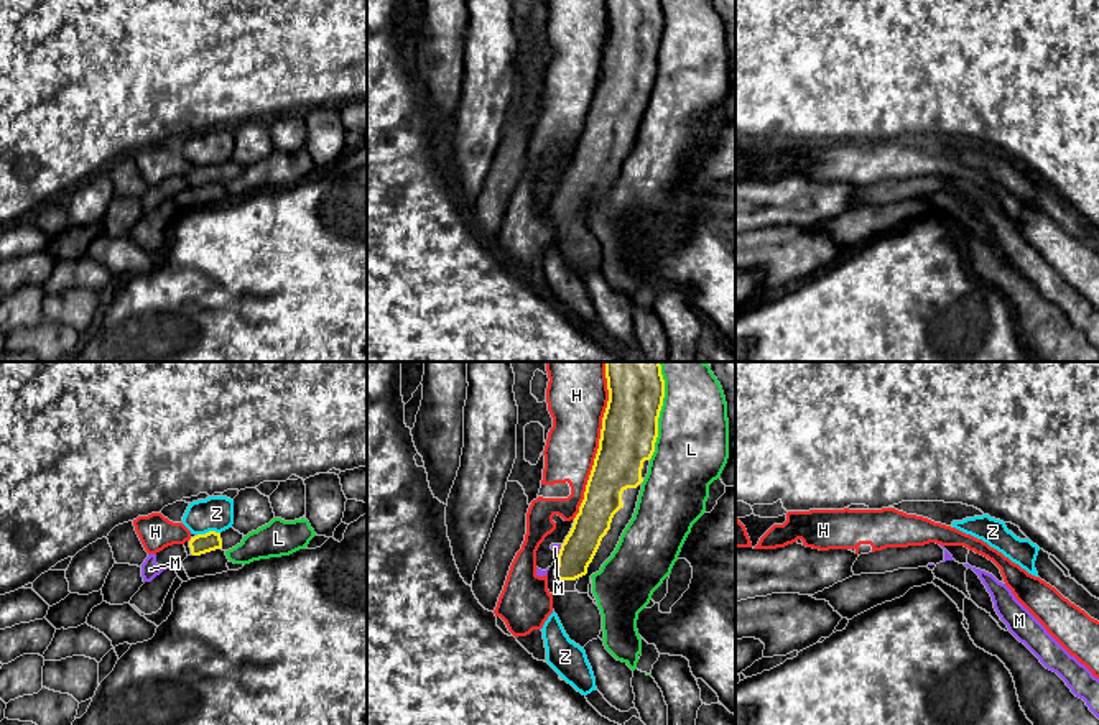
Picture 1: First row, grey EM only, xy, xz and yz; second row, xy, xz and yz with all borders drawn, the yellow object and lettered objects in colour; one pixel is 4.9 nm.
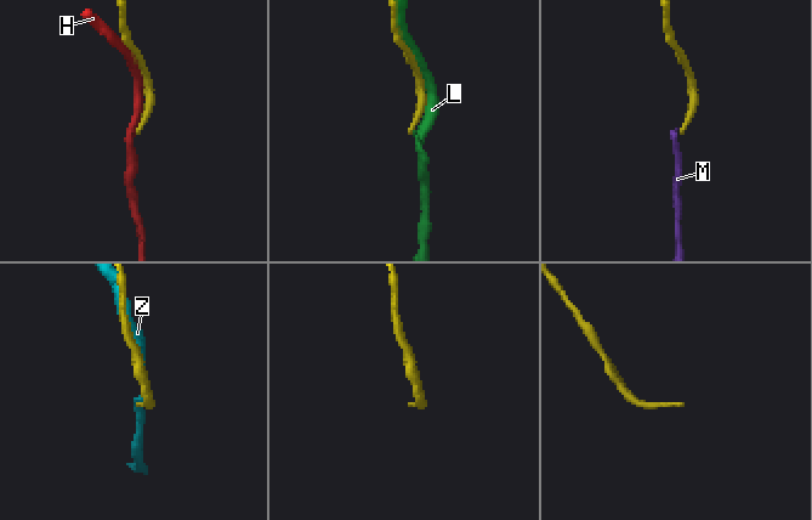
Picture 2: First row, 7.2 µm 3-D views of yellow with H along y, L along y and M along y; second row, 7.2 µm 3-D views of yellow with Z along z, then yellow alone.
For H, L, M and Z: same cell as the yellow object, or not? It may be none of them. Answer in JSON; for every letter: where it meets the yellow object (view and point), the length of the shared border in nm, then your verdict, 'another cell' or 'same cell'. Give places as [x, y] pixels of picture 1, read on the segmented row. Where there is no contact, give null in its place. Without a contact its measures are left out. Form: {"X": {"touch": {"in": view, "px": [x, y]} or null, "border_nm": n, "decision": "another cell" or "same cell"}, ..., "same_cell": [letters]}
{"H": {"touch": {"in": "xz", "px": [599, 441]}, "border_nm": 800, "decision": "another cell"}, "L": {"touch": {"in": "xz", "px": [660, 410]}, "border_nm": 480, "decision": "another cell"}, "M": {"touch": {"in": "xz", "px": [560, 551]}, "border_nm": 80, "decision": "another cell"}, "Z": {"touch": {"in": "xy", "px": [209, 531]}, "border_nm": 110, "decision": "another cell"}, "same_cell": []}

